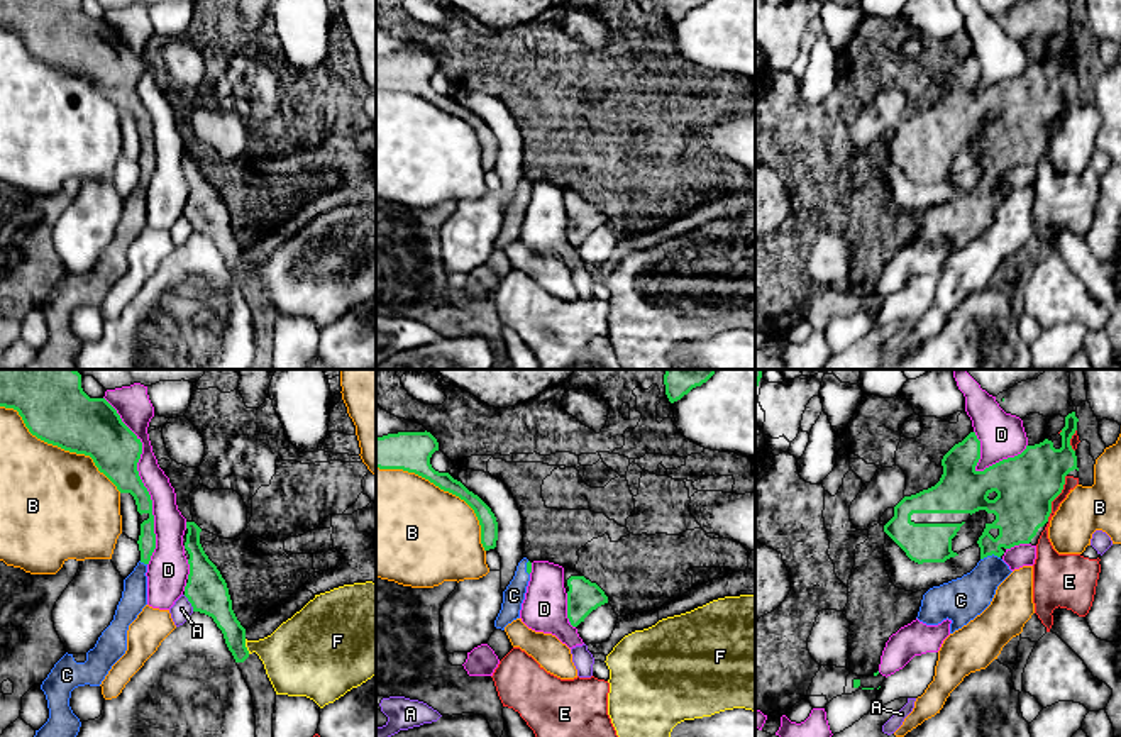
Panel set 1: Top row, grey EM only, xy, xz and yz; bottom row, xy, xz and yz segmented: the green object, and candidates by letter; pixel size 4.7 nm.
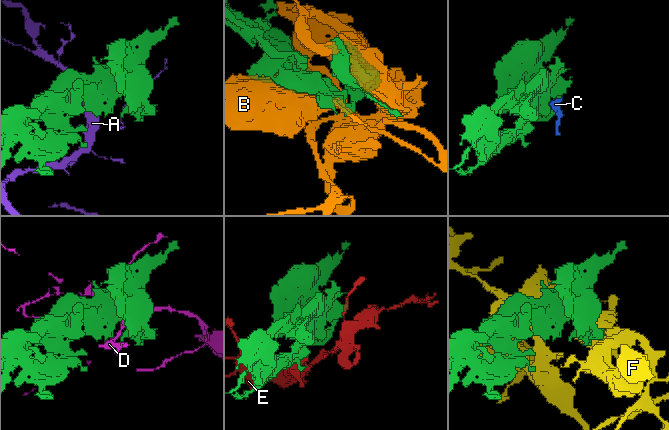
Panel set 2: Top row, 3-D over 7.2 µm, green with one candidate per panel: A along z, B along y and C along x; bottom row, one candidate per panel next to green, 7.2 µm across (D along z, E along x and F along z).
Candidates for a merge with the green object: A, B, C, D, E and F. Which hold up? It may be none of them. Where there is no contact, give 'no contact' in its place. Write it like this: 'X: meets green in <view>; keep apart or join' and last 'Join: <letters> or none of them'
A: meets green in xy; keep apart
B: meets green in xz; keep apart
C: meets green in yz; join
D: meets green in xy; keep apart
E: meets green in yz; keep apart
F: meets green in xy; keep apart
Join: C

